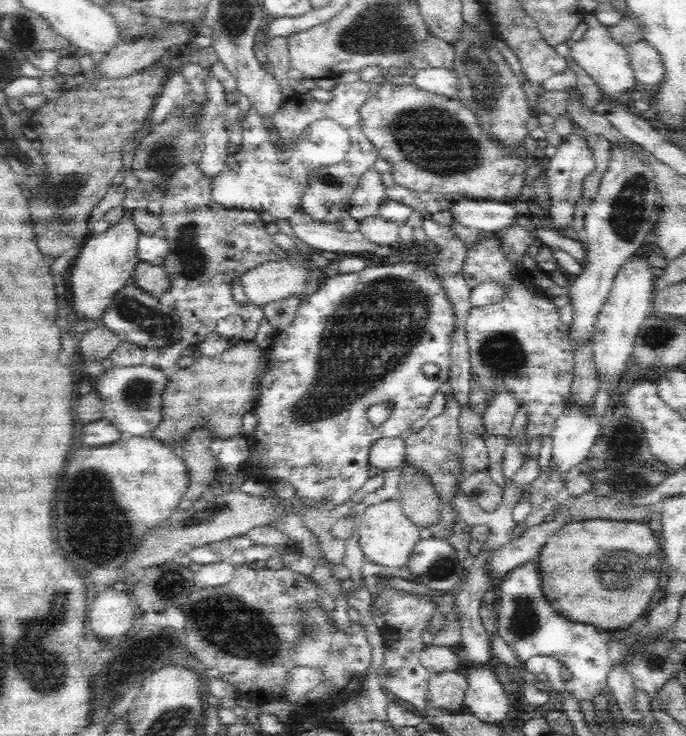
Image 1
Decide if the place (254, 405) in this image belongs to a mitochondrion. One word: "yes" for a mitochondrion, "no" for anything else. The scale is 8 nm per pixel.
no

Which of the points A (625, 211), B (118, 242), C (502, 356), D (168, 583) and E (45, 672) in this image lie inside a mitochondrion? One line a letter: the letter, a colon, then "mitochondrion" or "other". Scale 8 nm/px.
A: mitochondrion
B: other
C: mitochondrion
D: mitochondrion
E: mitochondrion

